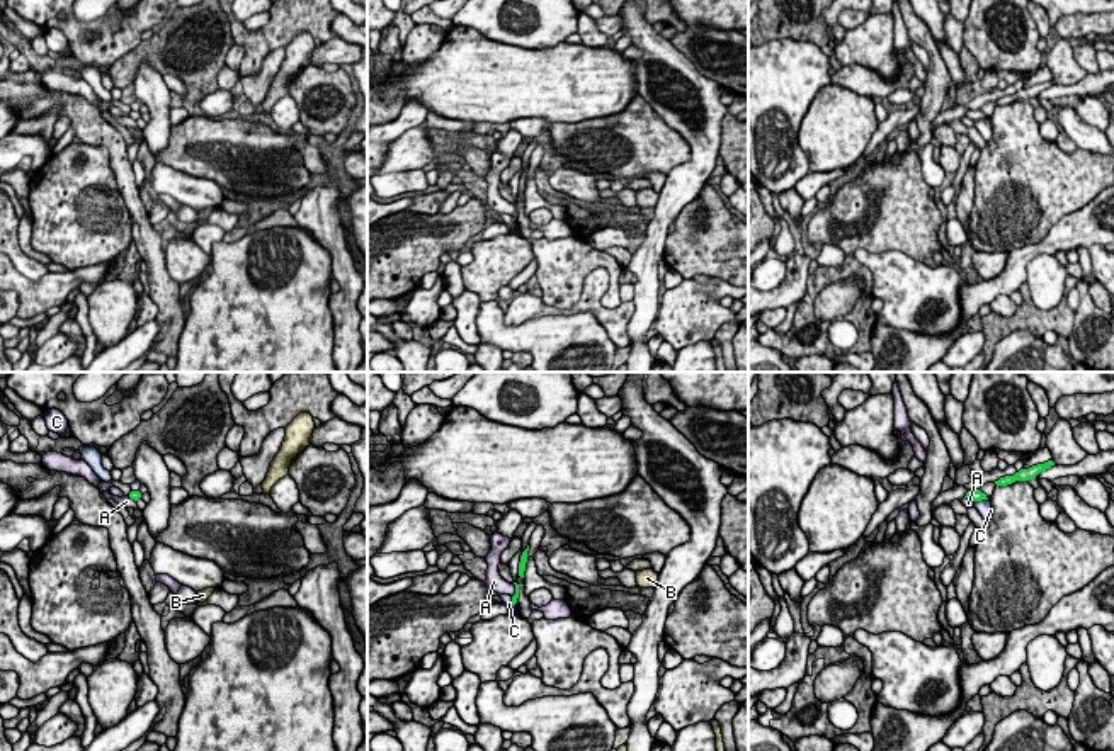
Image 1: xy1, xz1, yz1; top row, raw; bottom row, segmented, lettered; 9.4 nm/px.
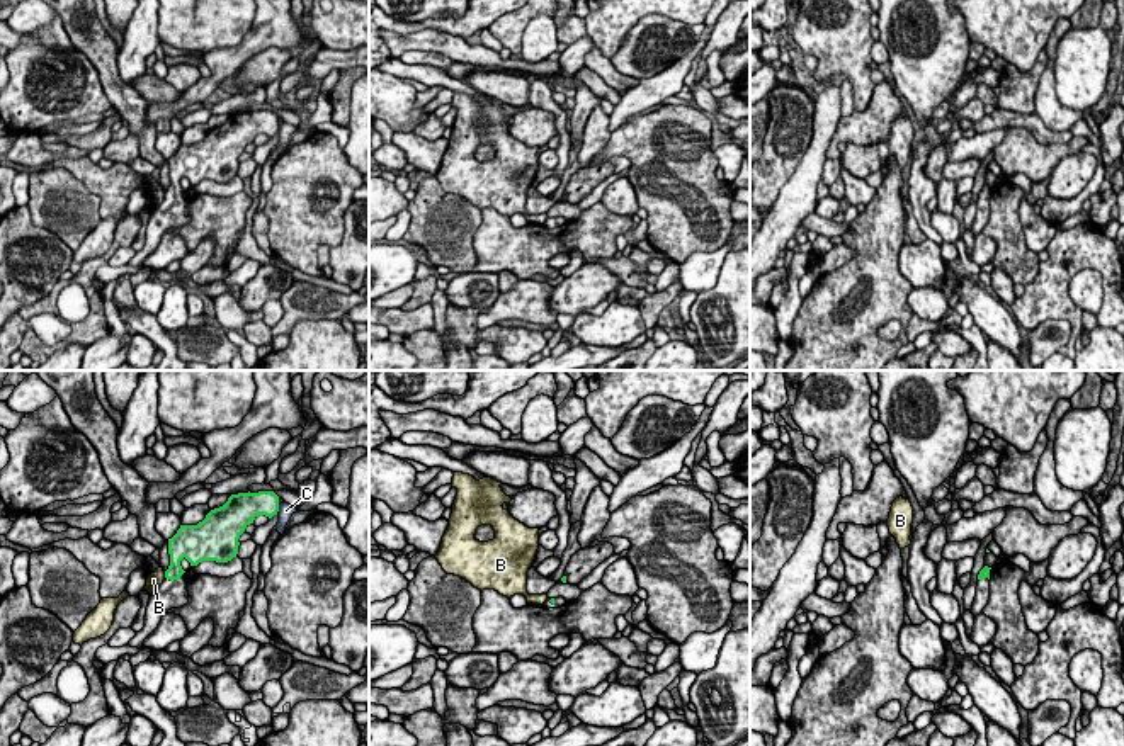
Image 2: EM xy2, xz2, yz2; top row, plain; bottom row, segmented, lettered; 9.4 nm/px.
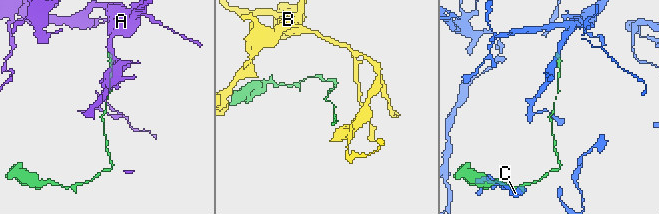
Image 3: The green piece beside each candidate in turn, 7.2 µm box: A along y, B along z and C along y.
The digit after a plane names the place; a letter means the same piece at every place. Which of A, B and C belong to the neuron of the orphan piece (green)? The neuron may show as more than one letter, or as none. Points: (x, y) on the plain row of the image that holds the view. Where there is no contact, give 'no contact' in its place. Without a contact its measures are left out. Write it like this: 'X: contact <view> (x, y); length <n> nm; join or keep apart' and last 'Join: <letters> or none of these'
A: contact xz1 (516, 209); length 140 nm; keep apart
B: contact xy2 (165, 194); length 70 nm; keep apart
C: contact yz1 (980, 119); length 130 nm; keep apart
Join: none of these

